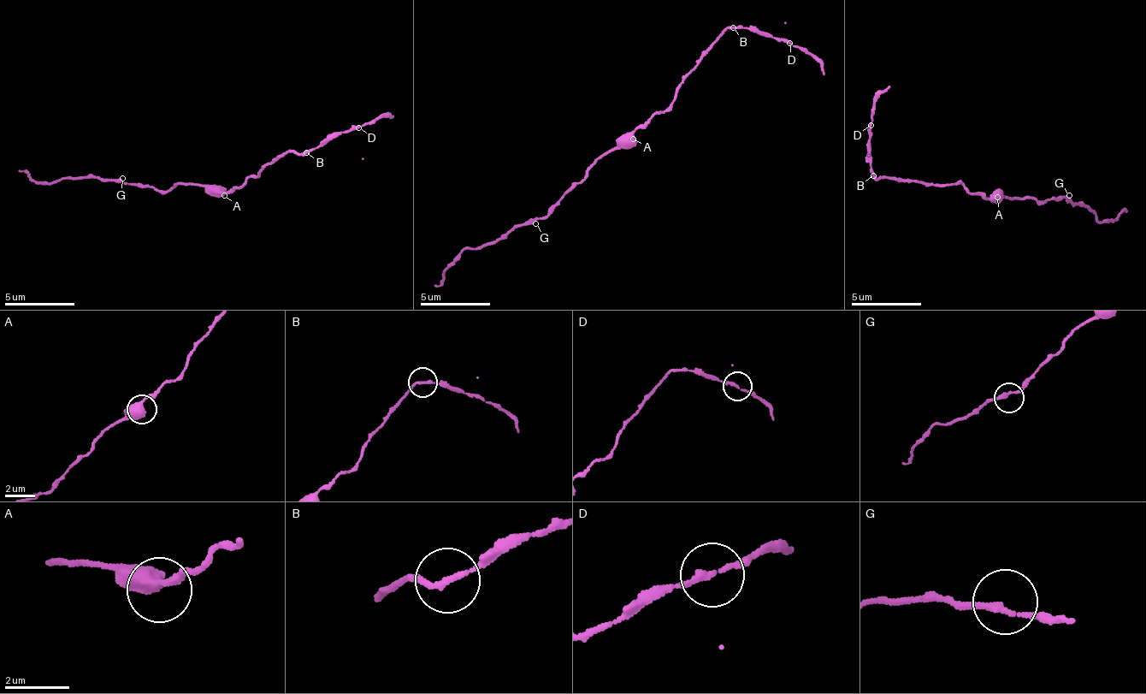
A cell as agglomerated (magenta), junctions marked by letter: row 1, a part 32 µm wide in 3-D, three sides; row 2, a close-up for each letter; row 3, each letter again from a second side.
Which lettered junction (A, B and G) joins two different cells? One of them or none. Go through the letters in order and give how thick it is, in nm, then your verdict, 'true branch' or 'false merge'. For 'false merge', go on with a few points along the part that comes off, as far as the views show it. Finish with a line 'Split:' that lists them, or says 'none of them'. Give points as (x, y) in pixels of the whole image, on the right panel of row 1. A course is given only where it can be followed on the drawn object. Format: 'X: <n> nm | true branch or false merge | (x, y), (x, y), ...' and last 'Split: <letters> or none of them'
A: 480 nm | true branch
B: 160 nm | false merge | (872, 176), (867, 155), (871, 111), (881, 91), (891, 86)
G: 170 nm | true branch
Split: B

